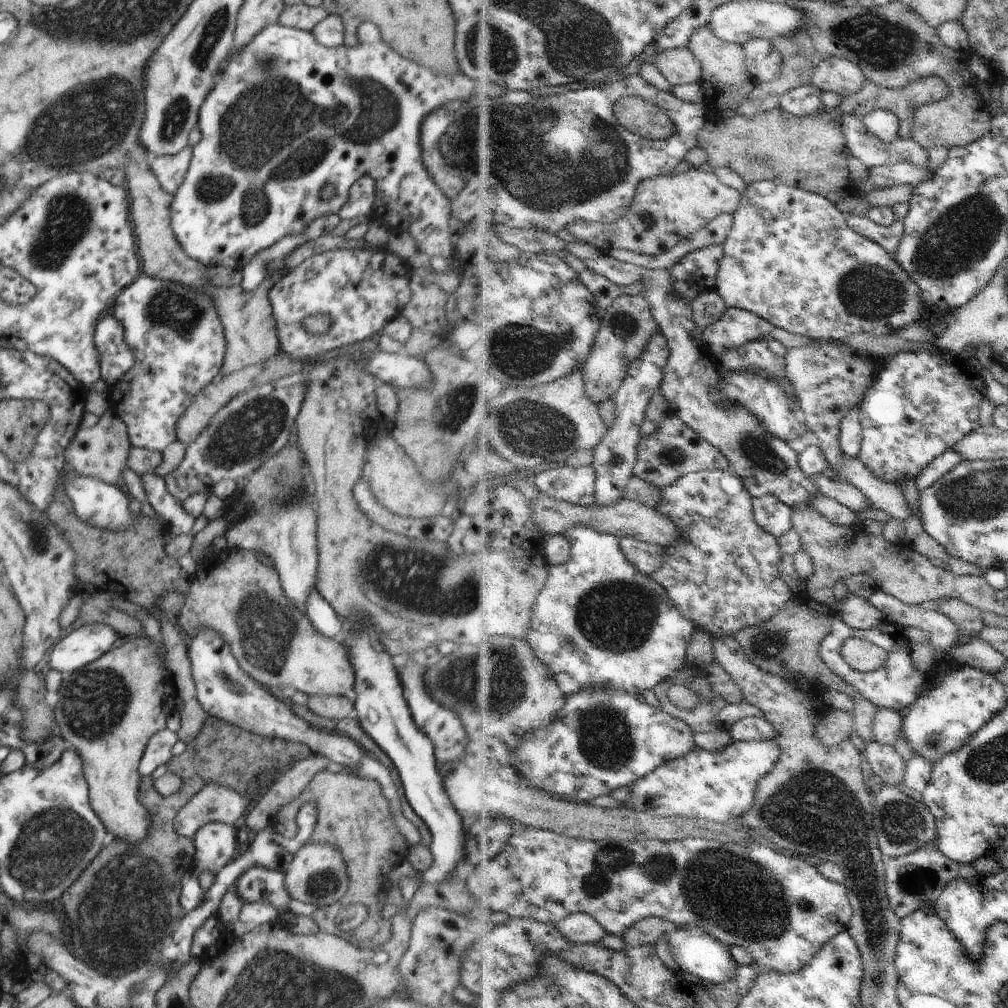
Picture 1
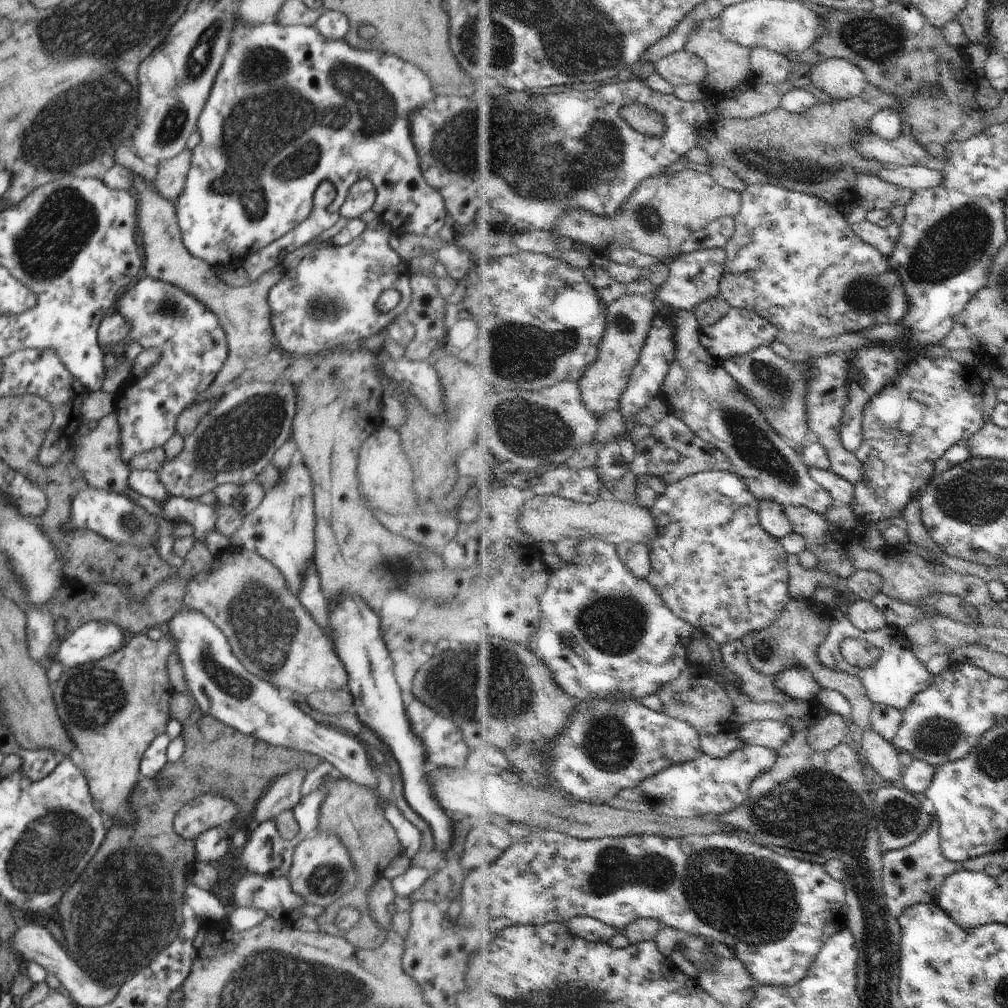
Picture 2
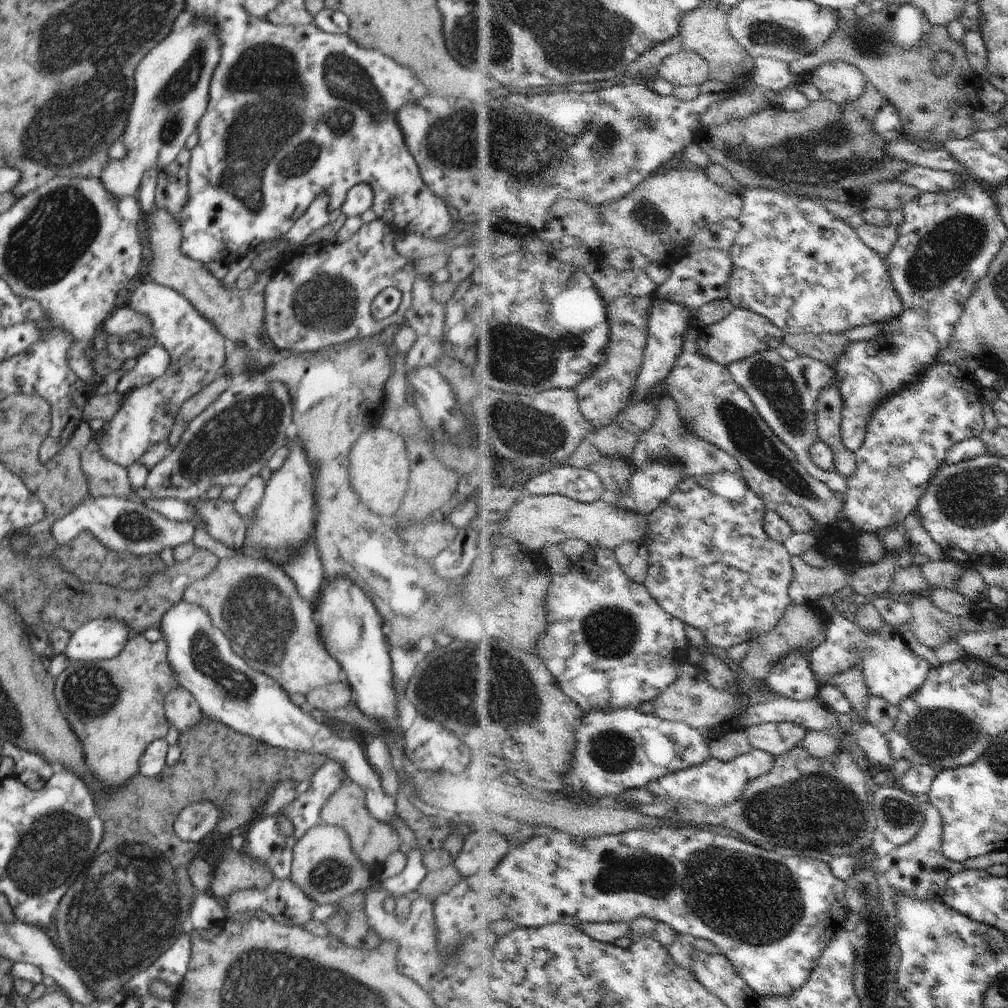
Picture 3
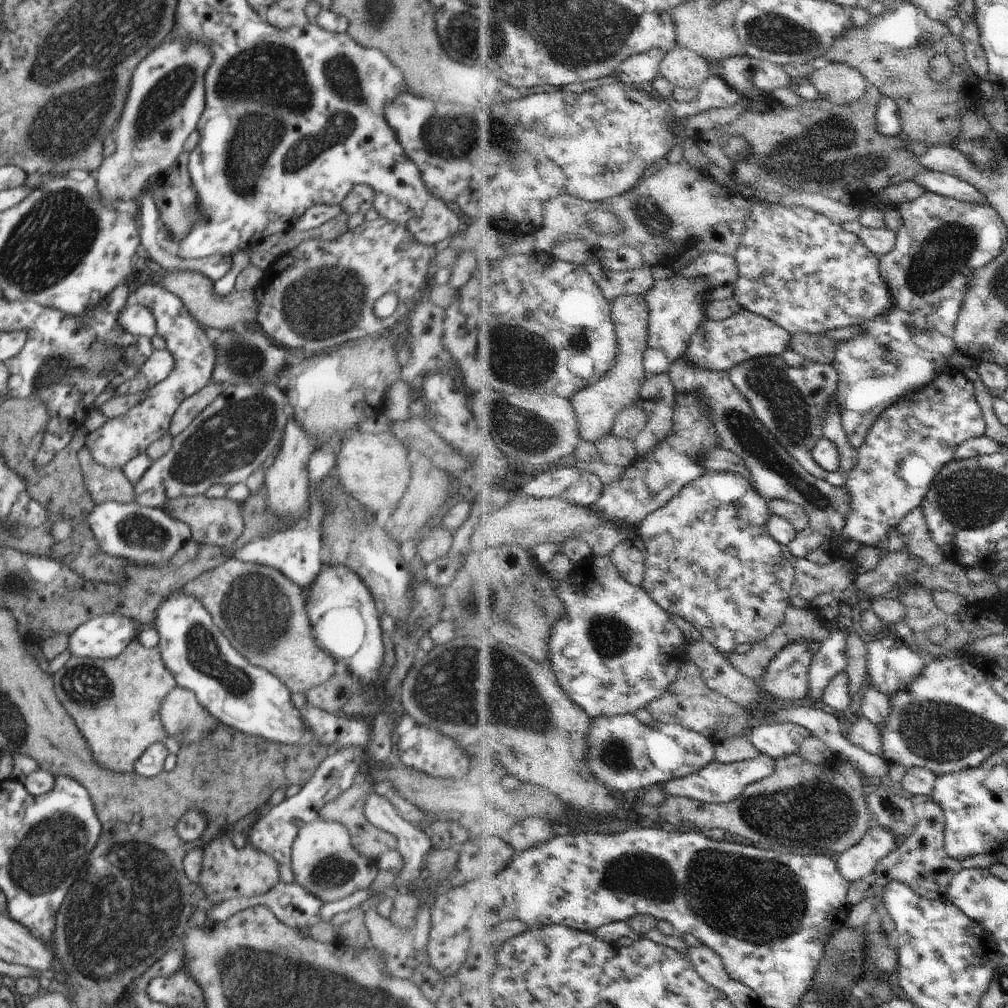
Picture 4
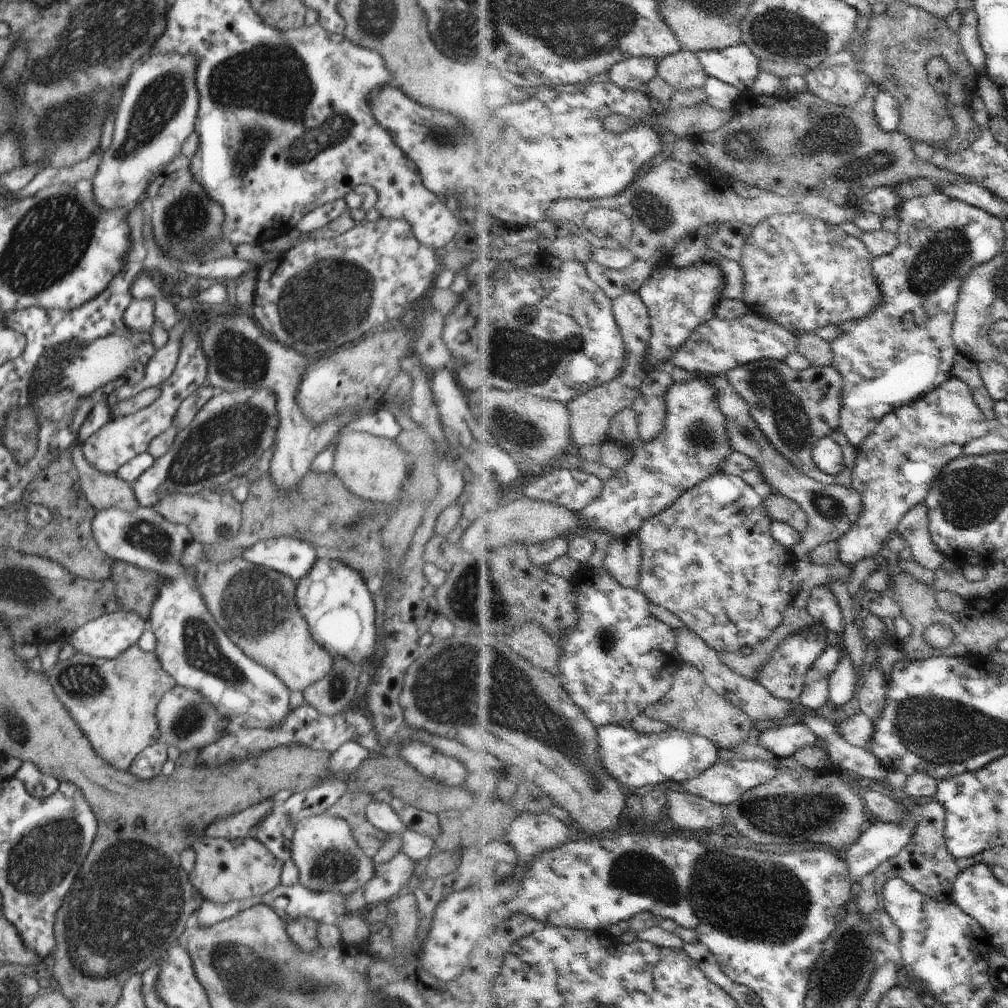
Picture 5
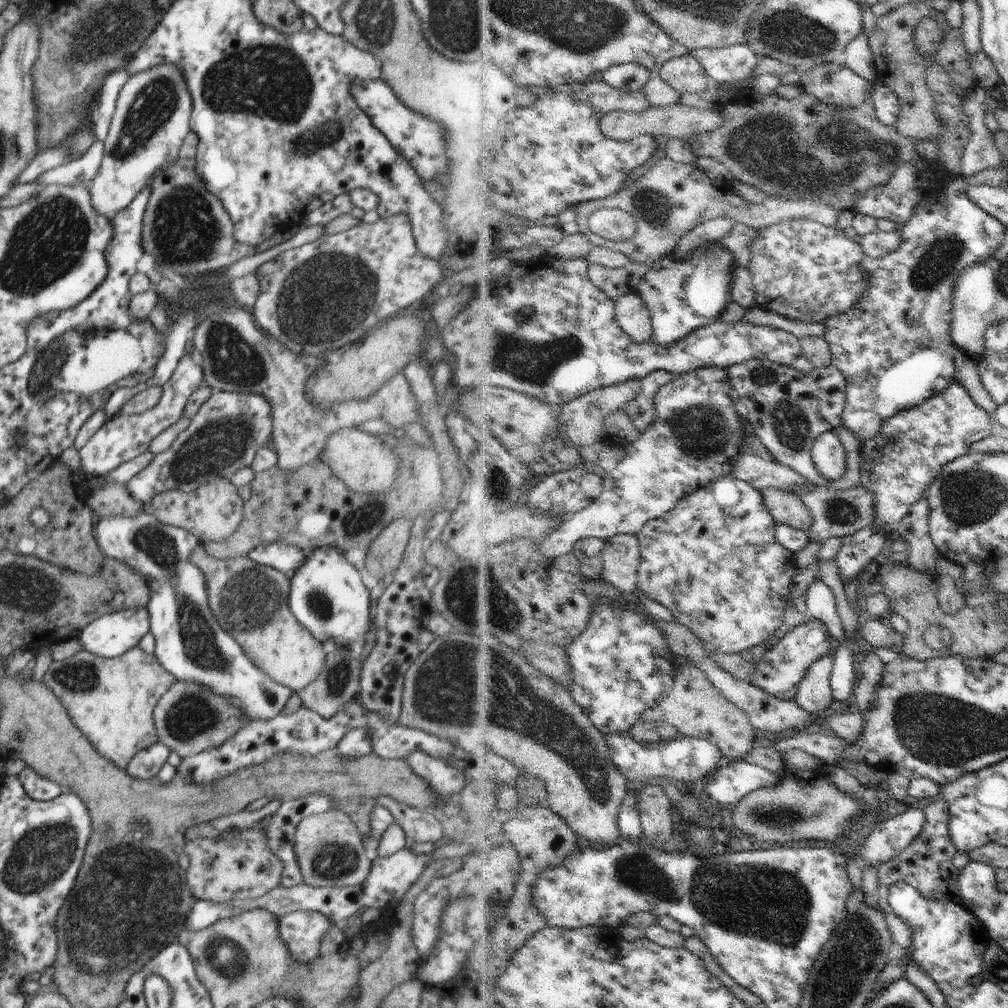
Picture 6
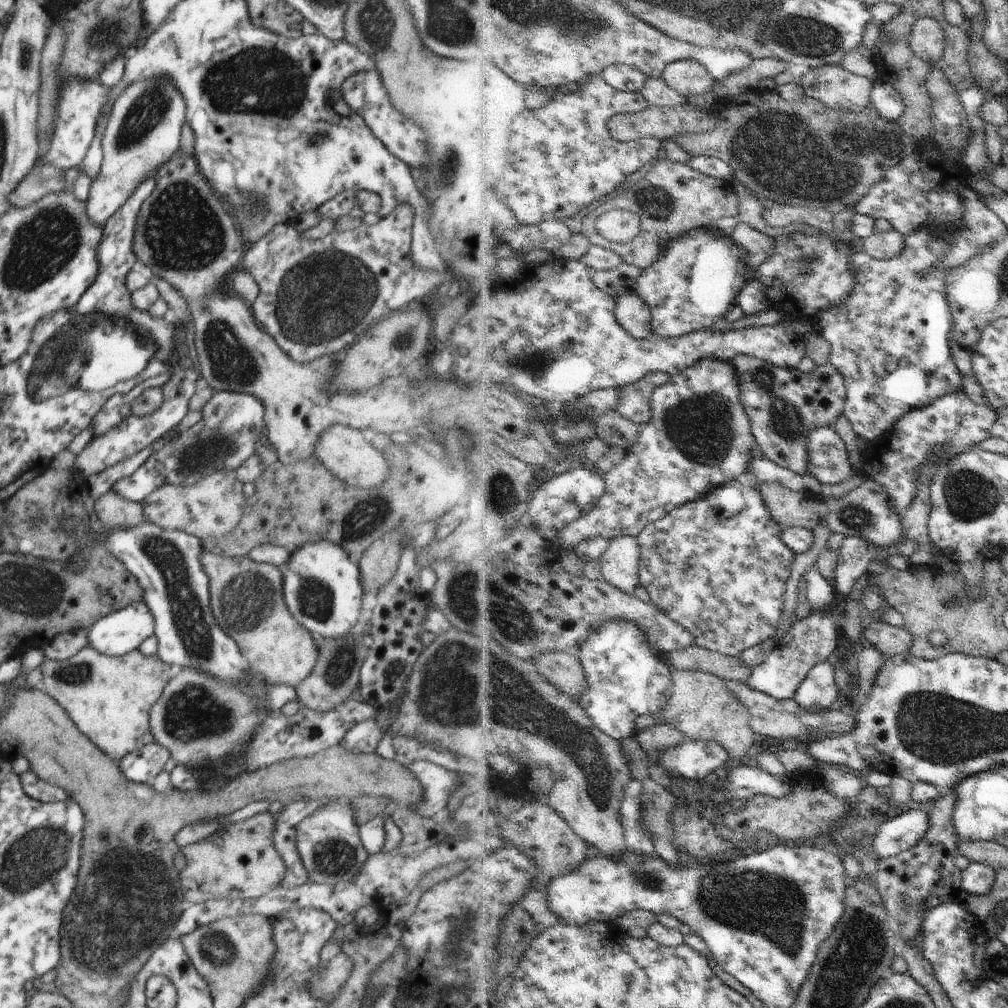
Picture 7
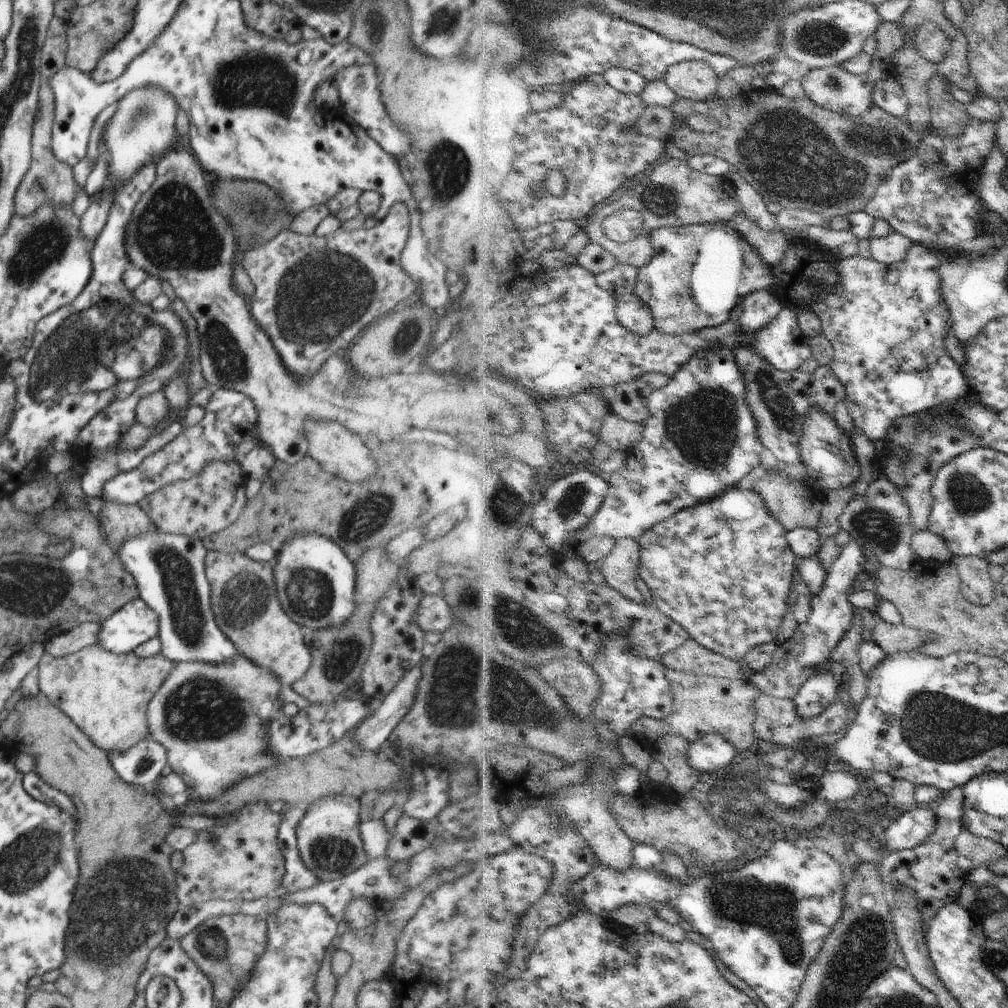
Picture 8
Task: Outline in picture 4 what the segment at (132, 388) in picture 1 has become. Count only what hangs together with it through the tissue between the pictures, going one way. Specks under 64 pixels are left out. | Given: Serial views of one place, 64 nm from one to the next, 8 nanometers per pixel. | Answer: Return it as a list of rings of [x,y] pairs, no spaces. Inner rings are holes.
[[[144,280],[140,281],[132,295],[136,302],[146,305],[152,311],[157,333],[164,337],[165,348],[172,353],[175,365],[172,373],[149,389],[145,400],[128,413],[109,418],[99,429],[87,434],[85,445],[90,456],[107,469],[122,468],[135,456],[146,453],[152,443],[168,434],[170,420],[180,403],[208,385],[217,362],[217,349],[212,340],[214,332],[202,326],[178,296],[154,282],[147,283]]]

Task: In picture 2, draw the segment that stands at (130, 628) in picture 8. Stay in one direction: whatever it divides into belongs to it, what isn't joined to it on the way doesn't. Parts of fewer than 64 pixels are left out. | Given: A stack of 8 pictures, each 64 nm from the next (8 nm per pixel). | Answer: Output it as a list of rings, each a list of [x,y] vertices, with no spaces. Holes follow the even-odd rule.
[[[88,621],[69,632],[68,636],[62,640],[60,647],[55,651],[54,661],[62,663],[65,668],[91,663],[114,654],[126,640],[127,636],[120,625],[110,621]]]

